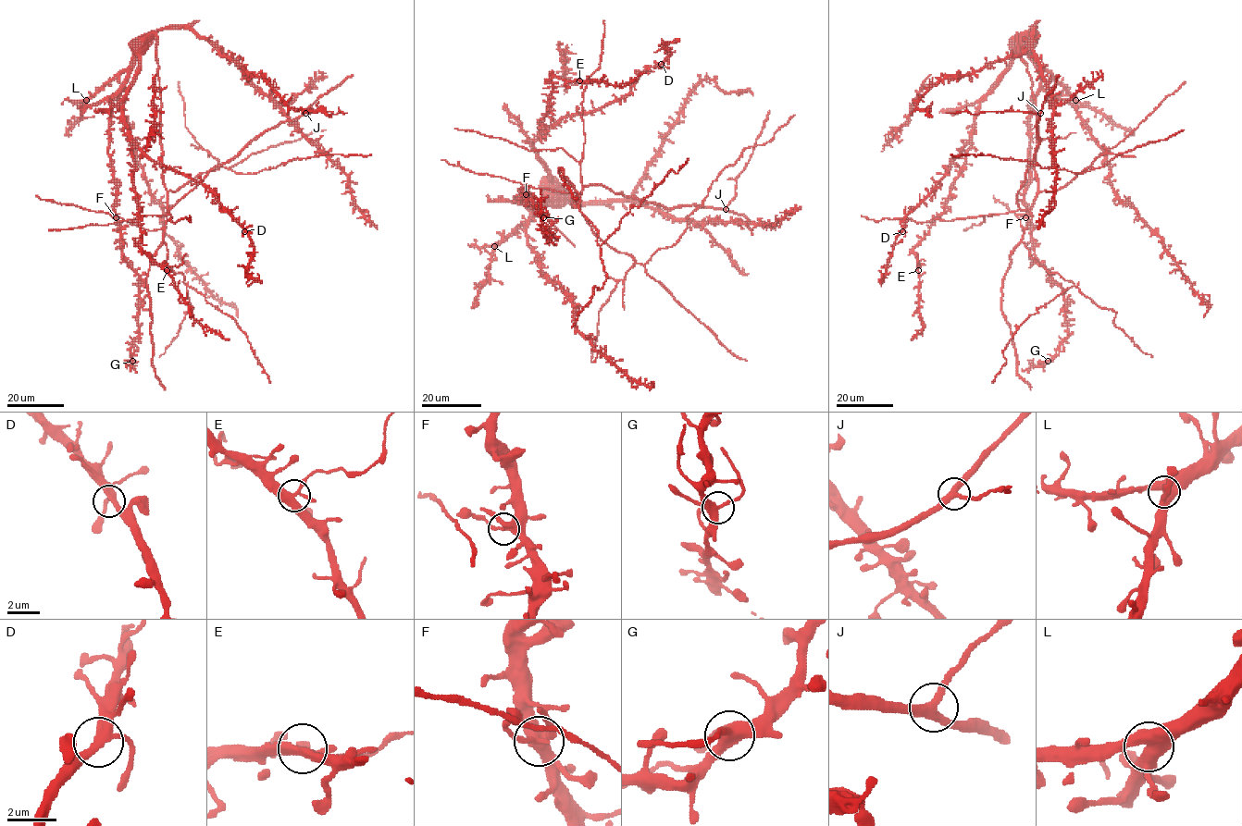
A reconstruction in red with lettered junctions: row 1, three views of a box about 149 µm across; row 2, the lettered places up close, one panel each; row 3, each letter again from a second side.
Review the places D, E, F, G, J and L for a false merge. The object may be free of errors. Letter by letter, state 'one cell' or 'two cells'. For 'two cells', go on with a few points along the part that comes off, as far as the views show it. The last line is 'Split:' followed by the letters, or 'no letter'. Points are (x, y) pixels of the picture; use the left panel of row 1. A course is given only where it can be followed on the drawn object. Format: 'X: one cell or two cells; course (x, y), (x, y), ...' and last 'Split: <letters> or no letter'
D: one cell
E: two cells; course (167, 270), (170, 265), (180, 265), (186, 253)
F: one cell
G: one cell
J: one cell
L: one cell
Split: E

